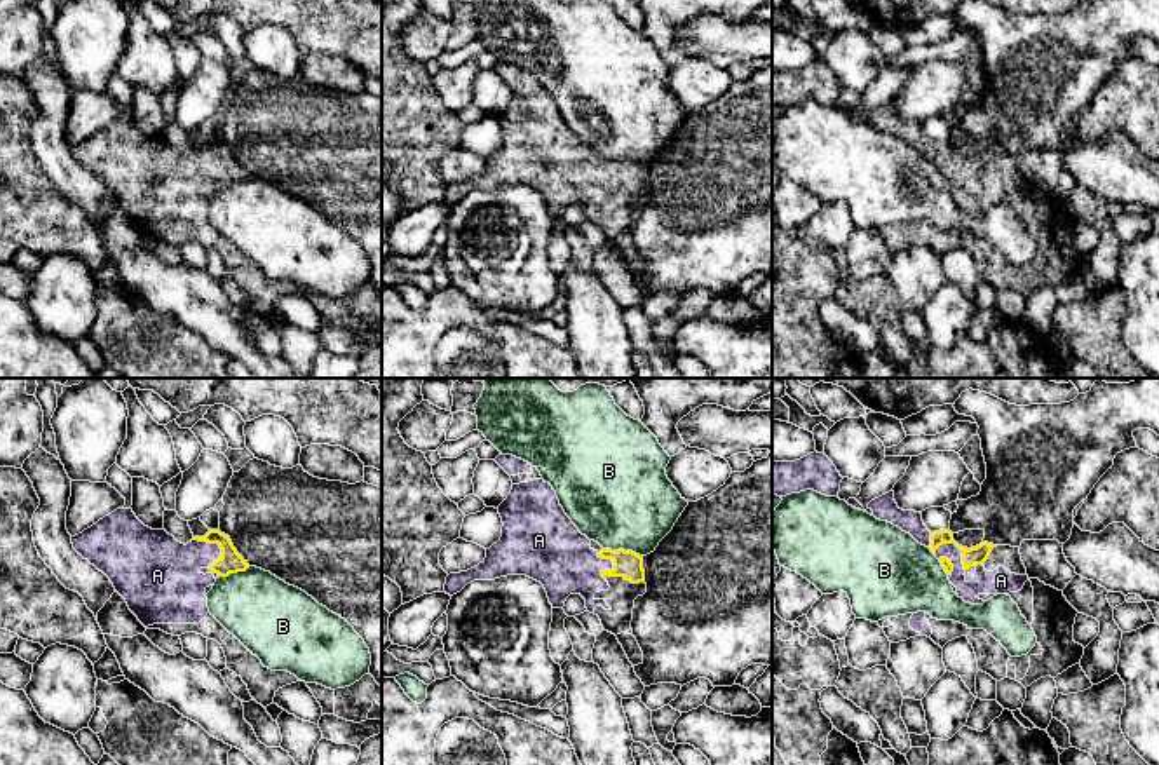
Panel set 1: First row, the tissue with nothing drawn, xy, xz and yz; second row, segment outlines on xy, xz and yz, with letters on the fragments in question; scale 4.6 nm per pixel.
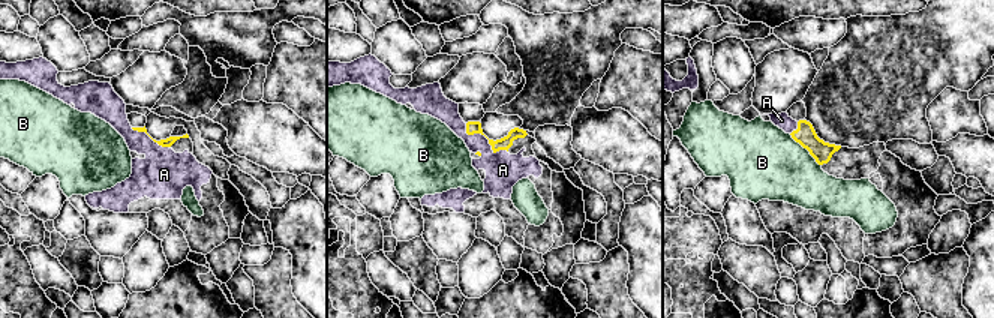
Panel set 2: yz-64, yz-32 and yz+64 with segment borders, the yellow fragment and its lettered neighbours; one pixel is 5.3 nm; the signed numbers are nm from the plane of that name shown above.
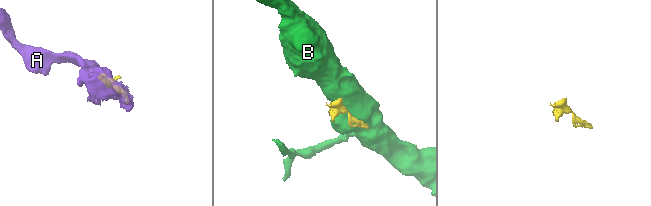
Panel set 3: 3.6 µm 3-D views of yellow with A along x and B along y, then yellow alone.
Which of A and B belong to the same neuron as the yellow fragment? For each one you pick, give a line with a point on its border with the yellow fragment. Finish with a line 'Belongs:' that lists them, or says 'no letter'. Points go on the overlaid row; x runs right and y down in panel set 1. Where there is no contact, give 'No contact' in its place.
A: Touches yellow at xy (210, 542)
Belongs: A

